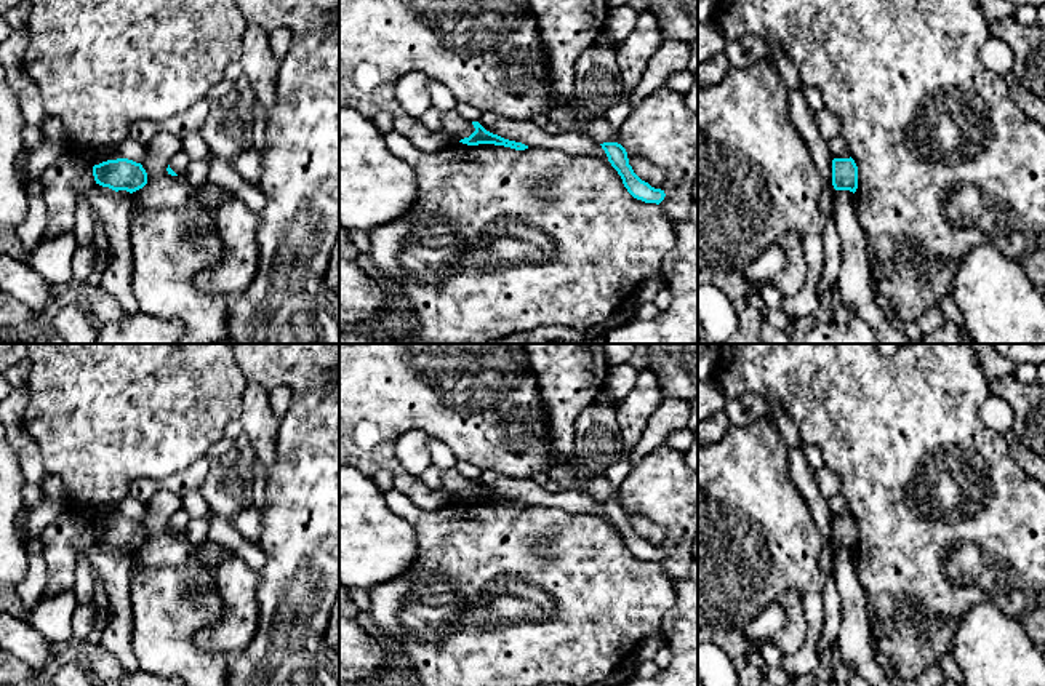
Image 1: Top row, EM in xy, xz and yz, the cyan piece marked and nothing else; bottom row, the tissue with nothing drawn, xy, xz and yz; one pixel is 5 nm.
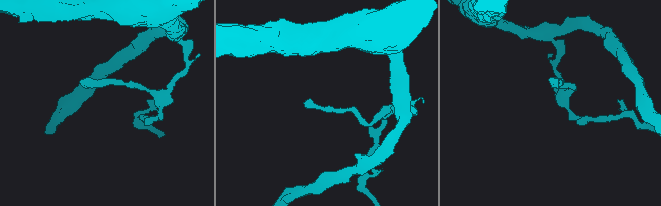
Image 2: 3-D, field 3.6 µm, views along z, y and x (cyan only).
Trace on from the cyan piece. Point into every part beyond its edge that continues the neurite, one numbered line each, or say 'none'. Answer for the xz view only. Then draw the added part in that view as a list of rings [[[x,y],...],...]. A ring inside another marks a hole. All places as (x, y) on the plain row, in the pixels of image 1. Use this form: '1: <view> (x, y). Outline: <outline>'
none

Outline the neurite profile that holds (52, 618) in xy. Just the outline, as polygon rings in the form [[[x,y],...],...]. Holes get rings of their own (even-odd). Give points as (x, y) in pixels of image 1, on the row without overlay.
[[[74,590],[51,595],[40,601],[29,624],[54,648],[69,646],[74,640],[74,611],[77,608]]]

